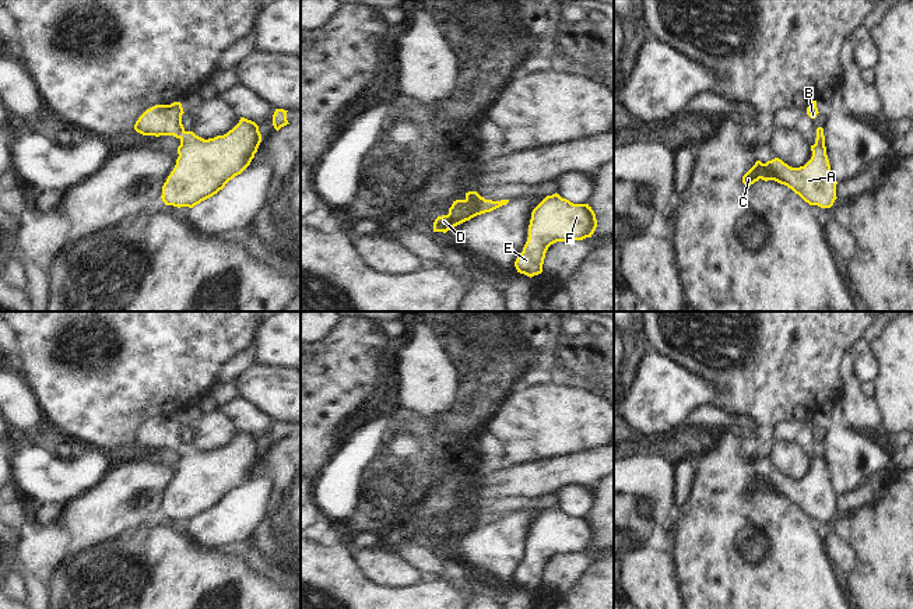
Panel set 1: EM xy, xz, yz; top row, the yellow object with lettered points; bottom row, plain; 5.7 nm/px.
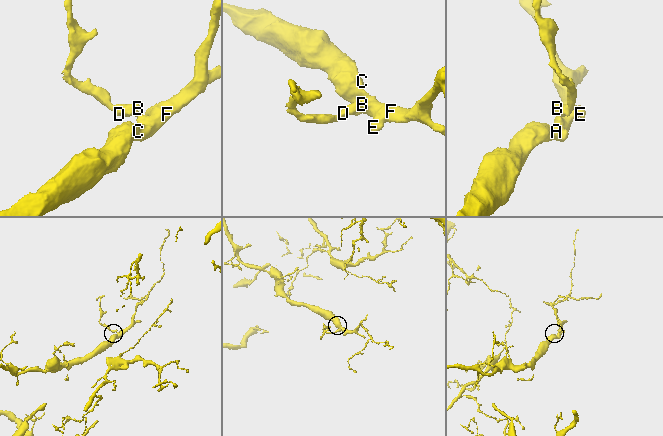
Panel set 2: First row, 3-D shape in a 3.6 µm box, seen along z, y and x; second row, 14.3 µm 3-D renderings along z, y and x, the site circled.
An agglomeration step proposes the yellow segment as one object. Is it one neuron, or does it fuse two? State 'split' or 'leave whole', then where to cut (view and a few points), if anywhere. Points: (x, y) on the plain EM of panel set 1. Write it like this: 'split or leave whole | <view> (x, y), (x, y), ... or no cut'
leave whole | no cut

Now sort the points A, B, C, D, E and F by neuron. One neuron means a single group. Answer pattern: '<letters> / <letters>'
A B C D E F

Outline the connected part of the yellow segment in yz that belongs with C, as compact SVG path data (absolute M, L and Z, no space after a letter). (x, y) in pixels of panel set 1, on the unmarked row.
M817 441L815 457L811 458L811 472L800 480L791 480L782 472L775 471L755 478L742 489L742 496L751 499L759 492L775 493L787 499L810 518L831 521L836 510L836 492L831 485L826 468L824 441Z

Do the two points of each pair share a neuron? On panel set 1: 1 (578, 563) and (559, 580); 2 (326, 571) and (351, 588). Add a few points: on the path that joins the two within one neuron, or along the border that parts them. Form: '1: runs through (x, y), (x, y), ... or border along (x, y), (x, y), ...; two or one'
1: runs through (573, 566), (564, 576); one
2: runs through (332, 577), (346, 588); one

